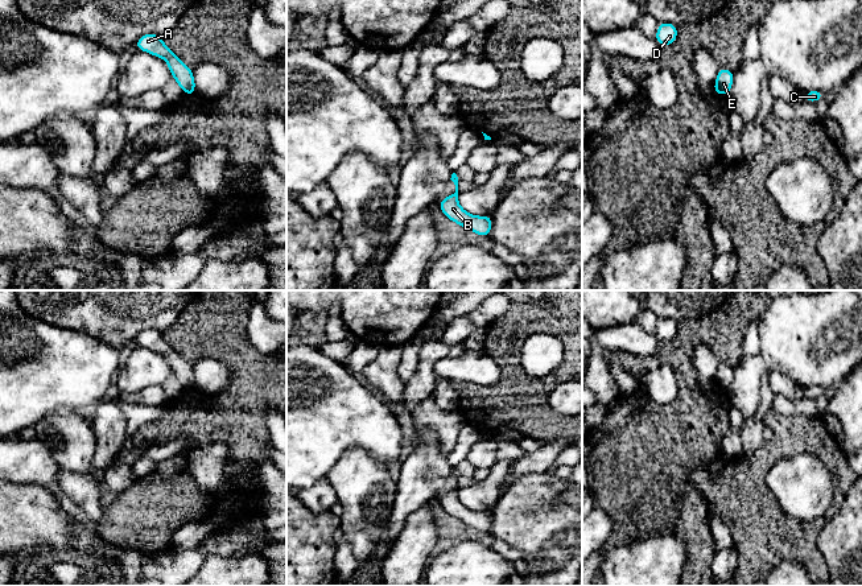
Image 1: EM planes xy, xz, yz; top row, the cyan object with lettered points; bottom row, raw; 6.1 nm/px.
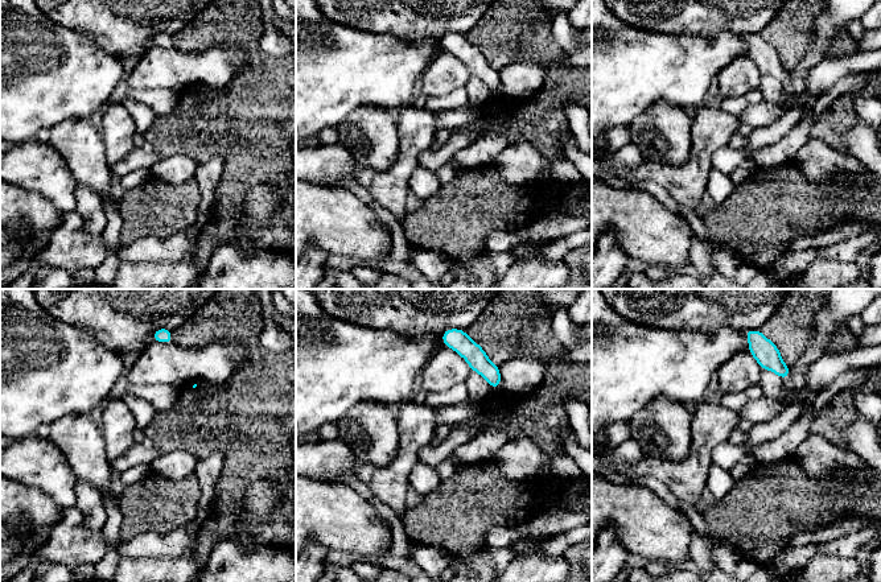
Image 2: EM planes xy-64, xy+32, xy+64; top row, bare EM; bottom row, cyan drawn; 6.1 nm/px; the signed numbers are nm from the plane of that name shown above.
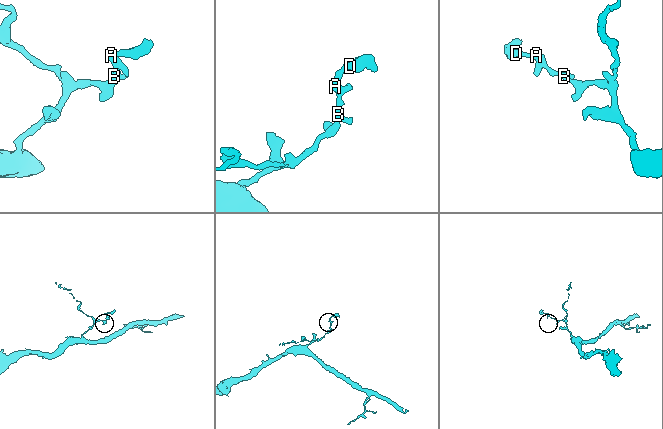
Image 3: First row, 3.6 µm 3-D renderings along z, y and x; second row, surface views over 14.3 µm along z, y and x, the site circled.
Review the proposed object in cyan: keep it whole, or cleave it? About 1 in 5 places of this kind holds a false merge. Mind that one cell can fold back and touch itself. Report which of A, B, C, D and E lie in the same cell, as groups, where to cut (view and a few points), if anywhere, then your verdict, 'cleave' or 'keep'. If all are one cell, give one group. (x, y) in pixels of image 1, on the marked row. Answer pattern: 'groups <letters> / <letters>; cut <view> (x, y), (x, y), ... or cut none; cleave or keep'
groups A B C D E; cut none; keep

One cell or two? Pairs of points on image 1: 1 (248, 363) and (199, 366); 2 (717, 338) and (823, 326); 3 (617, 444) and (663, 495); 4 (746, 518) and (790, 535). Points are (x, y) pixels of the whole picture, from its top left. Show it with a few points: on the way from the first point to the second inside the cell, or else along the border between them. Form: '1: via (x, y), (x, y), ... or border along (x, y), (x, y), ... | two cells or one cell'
1: border along (232, 367), (230, 380), (214, 393) | two cells
2: border along (770, 304), (759, 318) | two cells
3: via (630, 457), (652, 482) | one cell
4: via (757, 524), (767, 535), (779, 535) | one cell

